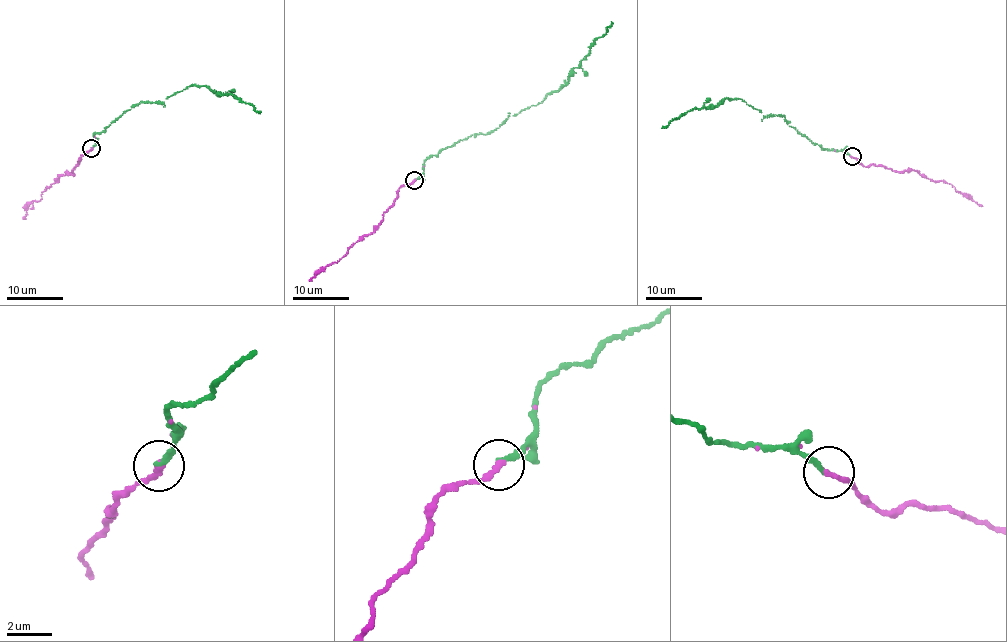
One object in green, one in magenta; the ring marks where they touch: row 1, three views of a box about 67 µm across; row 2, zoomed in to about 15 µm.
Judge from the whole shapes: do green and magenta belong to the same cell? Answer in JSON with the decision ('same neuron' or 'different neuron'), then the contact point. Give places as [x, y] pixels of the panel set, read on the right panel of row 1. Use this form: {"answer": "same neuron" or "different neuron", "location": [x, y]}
{"answer": "same neuron", "location": [852, 156]}

